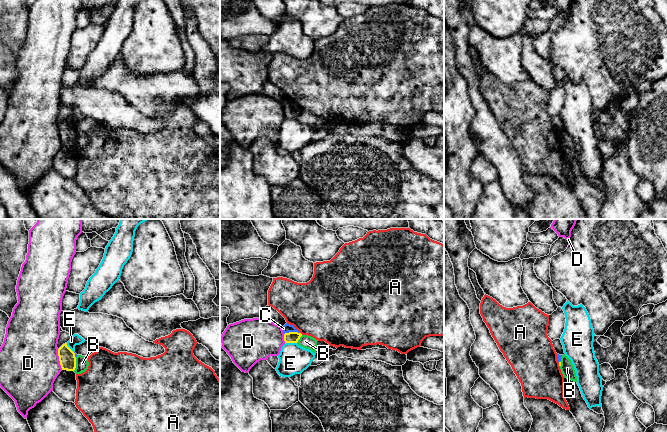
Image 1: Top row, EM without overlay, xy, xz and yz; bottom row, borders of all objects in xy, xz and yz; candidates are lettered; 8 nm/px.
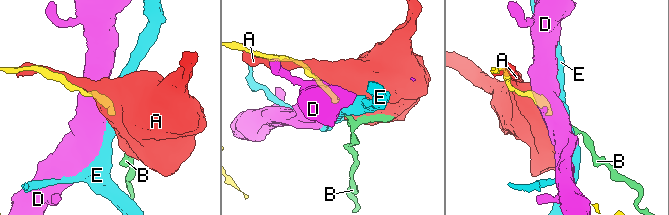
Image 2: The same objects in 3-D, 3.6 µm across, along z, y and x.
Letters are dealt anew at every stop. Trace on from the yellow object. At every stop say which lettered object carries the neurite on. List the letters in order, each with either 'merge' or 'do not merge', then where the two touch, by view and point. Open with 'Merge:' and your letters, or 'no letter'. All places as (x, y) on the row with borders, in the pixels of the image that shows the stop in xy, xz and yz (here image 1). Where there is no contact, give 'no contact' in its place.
Merge: C
A: do not merge; meets yellow in yz at (559, 364)
B: do not merge; meets yellow in xy at (75, 364)
C: merge; meets yellow in xz at (291, 332)
D: do not merge; meets yellow in xy at (59, 359)
E: do not merge; meets yellow in xz at (291, 342)

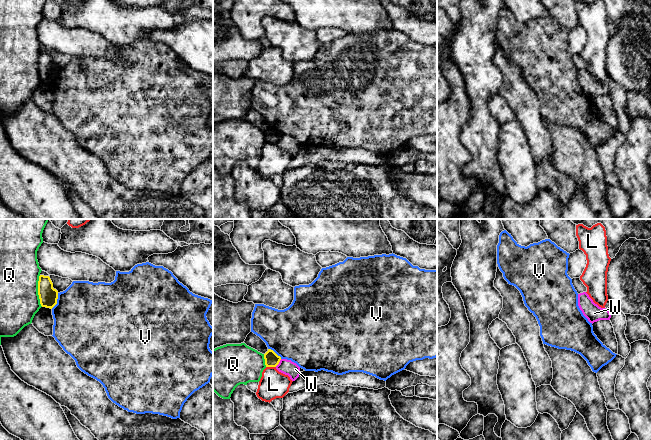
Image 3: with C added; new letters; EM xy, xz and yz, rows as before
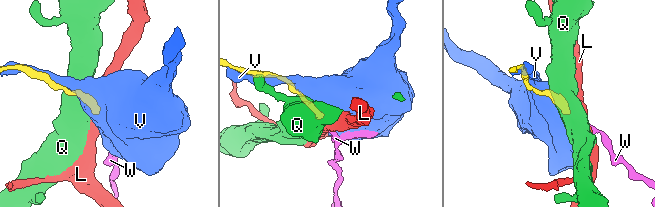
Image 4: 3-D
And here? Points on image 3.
Merge: no letter
L: do not merge; meets yellow in xz at (271, 366)
Q: do not merge; meets yellow in xy at (38, 291)
V: do not merge; meets yellow in xy at (56, 301)
W: do not merge; meets yellow in xz at (278, 363)

